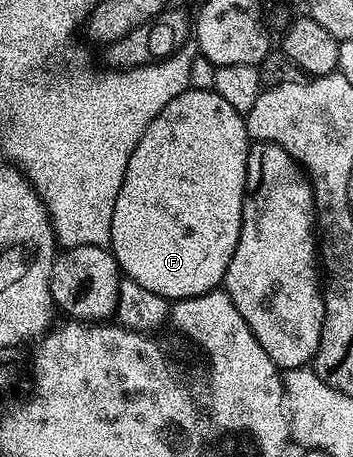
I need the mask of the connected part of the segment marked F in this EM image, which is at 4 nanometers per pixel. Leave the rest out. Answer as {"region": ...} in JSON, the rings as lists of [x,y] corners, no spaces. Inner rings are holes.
{"region":[[[192,88],[173,98],[158,112],[156,118],[149,123],[149,127],[137,141],[137,147],[129,158],[129,167],[125,170],[125,179],[121,182],[121,191],[117,193],[117,203],[113,209],[113,223],[111,224],[111,253],[117,260],[117,265],[123,271],[124,277],[143,284],[151,292],[163,296],[168,300],[180,300],[183,298],[194,298],[200,294],[208,294],[209,291],[218,289],[222,285],[225,273],[229,271],[229,262],[237,247],[237,241],[241,235],[241,203],[245,200],[245,169],[249,159],[249,148],[251,139],[245,120],[241,113],[223,96],[219,96],[212,89],[194,90]]]}

